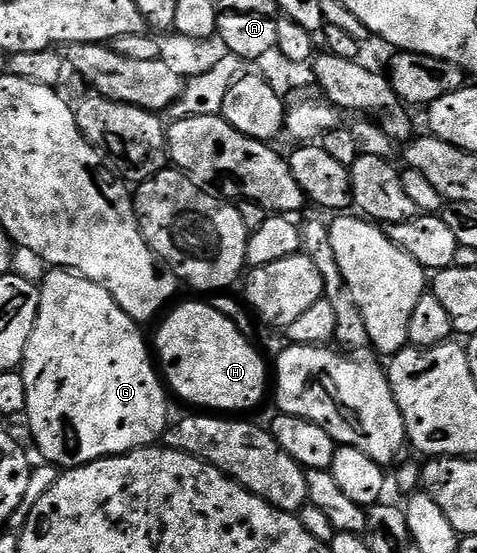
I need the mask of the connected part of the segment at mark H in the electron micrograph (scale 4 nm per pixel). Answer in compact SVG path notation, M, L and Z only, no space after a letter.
M181 302L158 323L159 335L156 336L155 342L153 338L153 350L157 355L157 362L166 385L172 391L175 389L185 401L192 402L195 408L202 408L207 412L251 410L254 406L261 405L263 393L266 390L268 393L269 390L269 366L268 363L267 366L263 363L258 348L254 346L256 343L246 338L235 327L233 320L217 312L214 305L207 303L206 306L203 302Z

